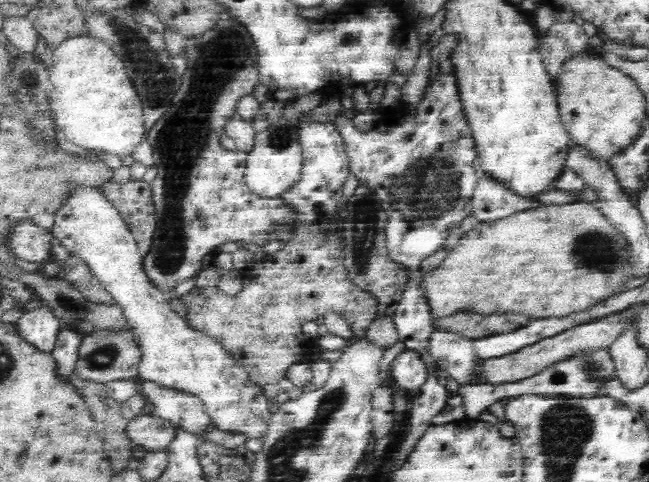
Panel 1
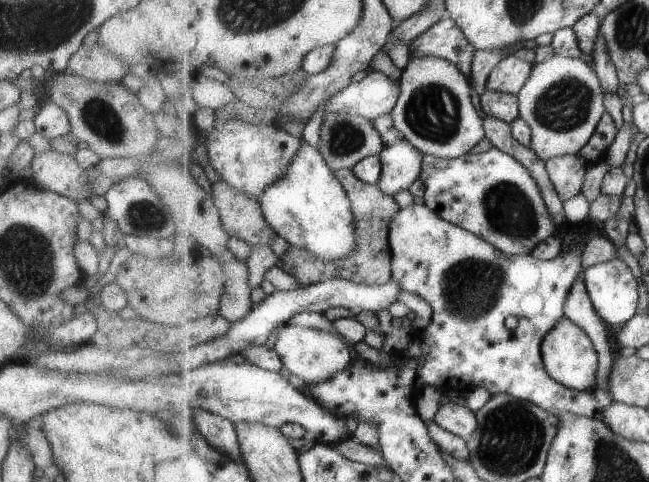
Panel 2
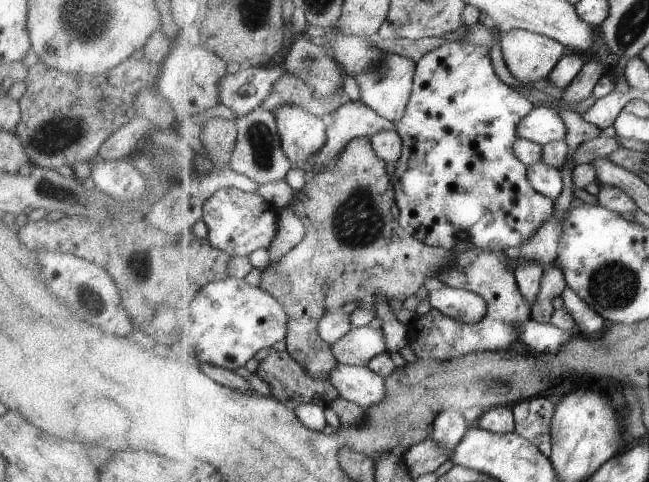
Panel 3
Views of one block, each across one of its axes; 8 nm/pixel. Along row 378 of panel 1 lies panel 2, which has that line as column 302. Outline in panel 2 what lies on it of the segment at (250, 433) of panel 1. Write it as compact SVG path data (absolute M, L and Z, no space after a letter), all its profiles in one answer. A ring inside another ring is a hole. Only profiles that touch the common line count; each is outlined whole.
M303 141L288 174L266 189L260 203L269 224L291 246L302 248L322 261L347 259L356 252L352 200L319 148Z

